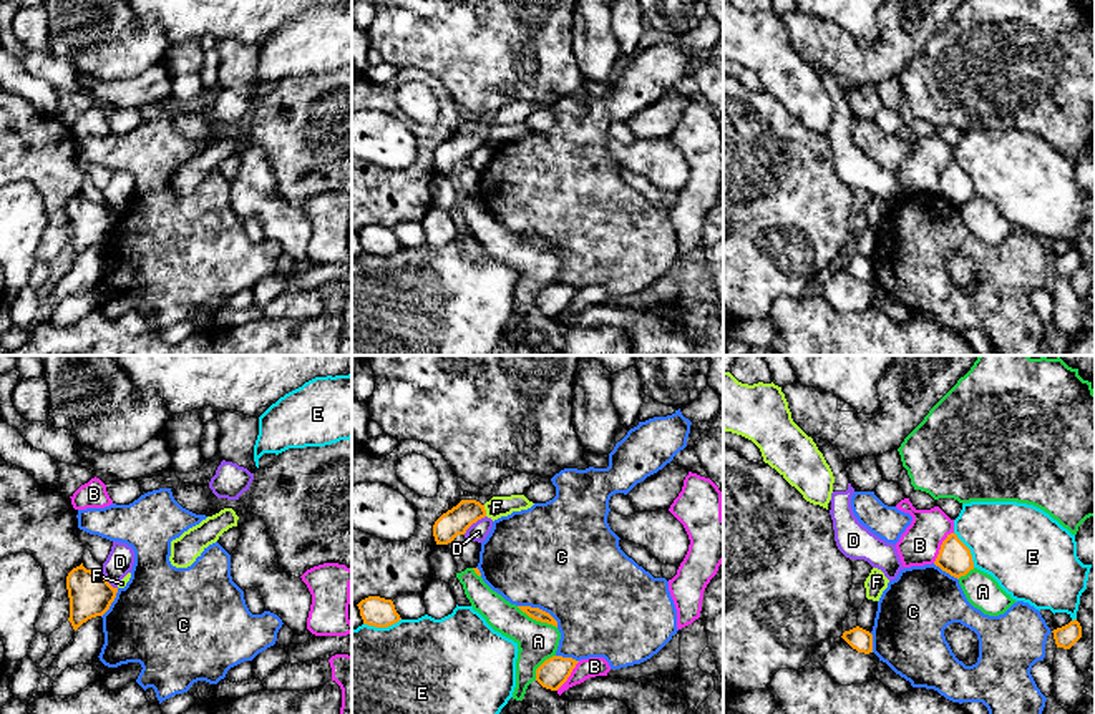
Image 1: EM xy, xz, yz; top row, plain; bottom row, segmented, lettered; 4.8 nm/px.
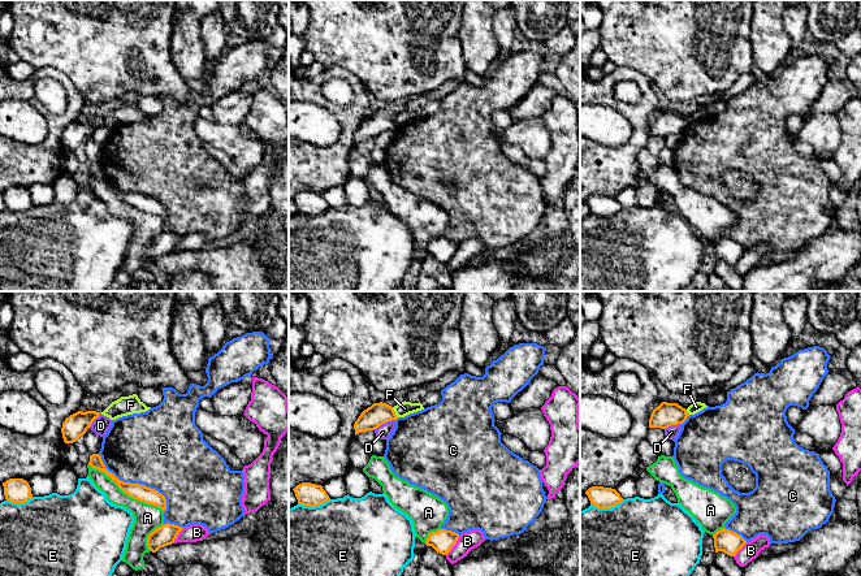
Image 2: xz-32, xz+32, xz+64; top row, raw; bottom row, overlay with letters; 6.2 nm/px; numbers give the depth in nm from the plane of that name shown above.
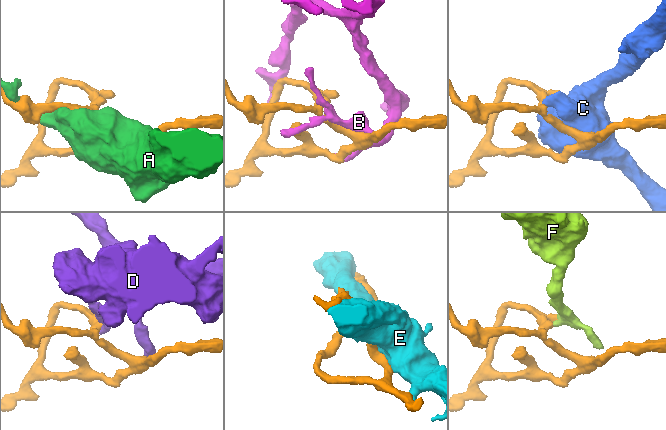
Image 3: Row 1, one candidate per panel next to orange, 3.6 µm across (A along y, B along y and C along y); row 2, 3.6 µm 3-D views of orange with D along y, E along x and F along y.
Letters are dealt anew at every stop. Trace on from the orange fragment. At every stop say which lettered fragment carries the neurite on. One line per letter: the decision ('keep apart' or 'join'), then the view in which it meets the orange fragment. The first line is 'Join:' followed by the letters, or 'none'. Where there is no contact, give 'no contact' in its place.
Join: none
A: keep apart; meets orange in xz
B: keep apart; meets orange in yz
C: keep apart; meets orange in xz
D: keep apart; meets orange in xz
E: keep apart; meets orange in xz
F: keep apart; meets orange in xz

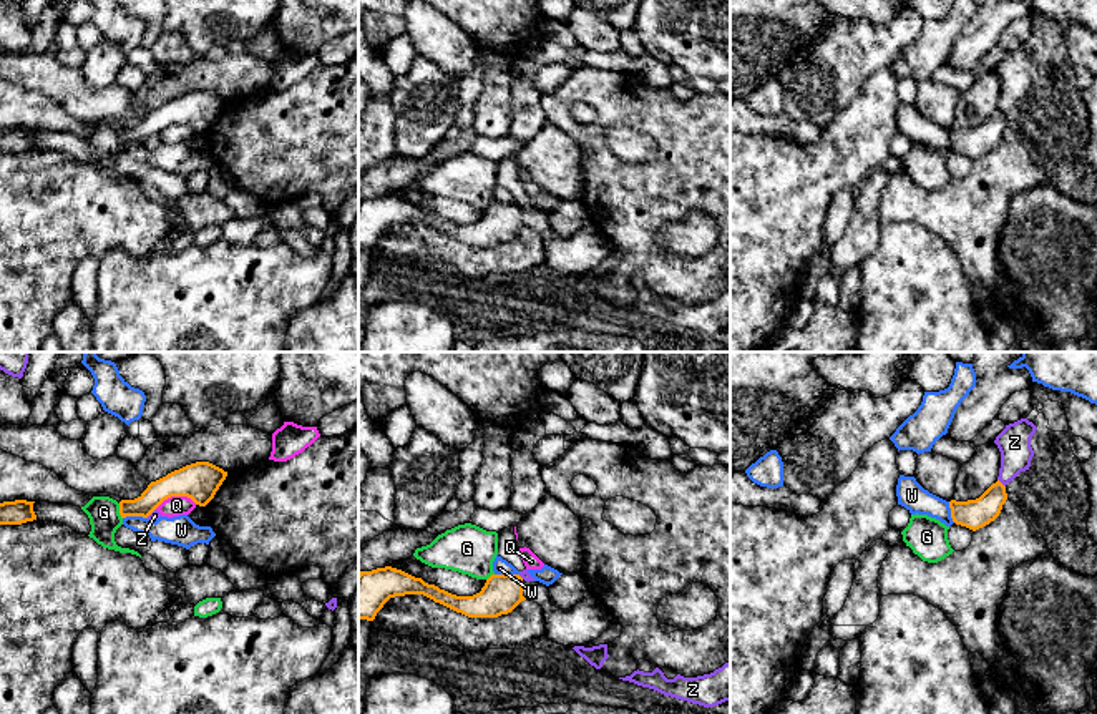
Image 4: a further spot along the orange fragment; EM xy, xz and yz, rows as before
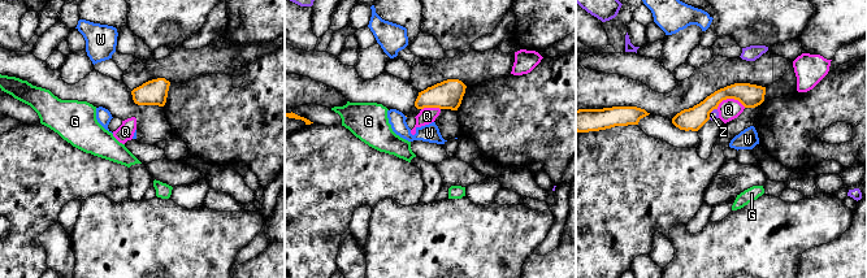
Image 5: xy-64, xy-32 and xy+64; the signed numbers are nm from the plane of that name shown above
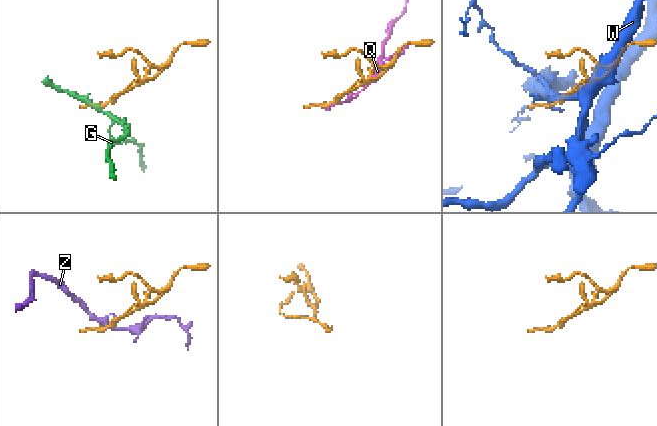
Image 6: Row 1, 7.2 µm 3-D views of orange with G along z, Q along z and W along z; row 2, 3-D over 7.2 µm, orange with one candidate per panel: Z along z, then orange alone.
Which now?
Join: none
G: keep apart; meets orange in xy
Q: keep apart; meets orange in xy
W: keep apart; meets orange in xy
Z: keep apart; meets orange in yz

